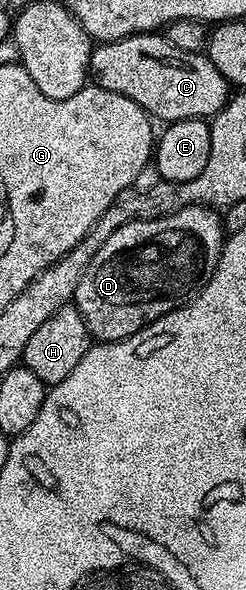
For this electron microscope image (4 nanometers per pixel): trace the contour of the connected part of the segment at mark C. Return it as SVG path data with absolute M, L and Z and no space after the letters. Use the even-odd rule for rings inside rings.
M160 33L131 35L93 46L88 74L95 86L122 93L148 112L153 120L208 119L218 114L230 98L230 84L209 61L207 54L174 49Z

